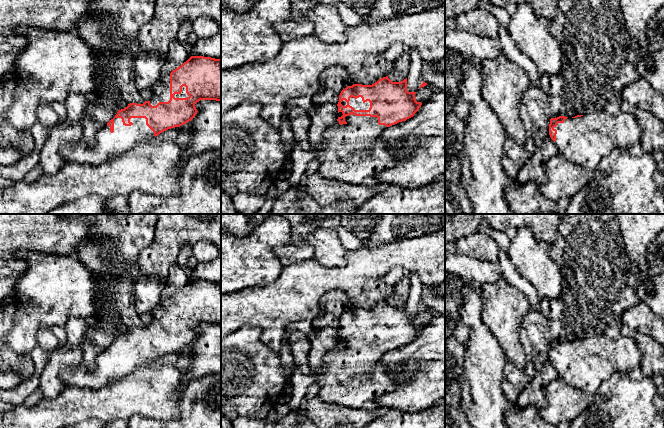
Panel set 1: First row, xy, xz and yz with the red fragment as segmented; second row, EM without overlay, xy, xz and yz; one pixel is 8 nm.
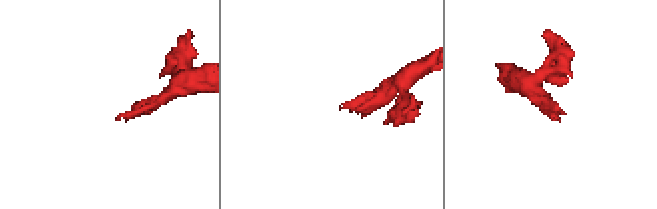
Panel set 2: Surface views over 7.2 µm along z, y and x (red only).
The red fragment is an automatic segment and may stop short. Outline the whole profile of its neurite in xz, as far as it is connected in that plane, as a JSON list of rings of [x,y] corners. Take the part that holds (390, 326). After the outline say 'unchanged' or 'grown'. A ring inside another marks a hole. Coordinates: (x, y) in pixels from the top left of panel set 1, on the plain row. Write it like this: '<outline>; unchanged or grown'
[[[388,300],[372,309],[353,308],[343,313],[337,328],[338,343],[324,356],[322,367],[312,373],[319,385],[317,396],[326,402],[359,408],[394,391],[396,381],[381,359],[387,351],[406,345],[419,334],[422,327],[416,325],[415,318],[407,315],[407,302],[392,306]]]; grown

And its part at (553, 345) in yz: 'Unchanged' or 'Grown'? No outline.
Grown

